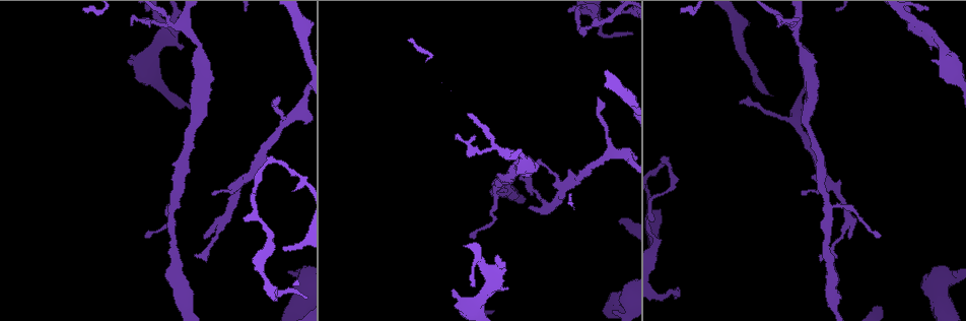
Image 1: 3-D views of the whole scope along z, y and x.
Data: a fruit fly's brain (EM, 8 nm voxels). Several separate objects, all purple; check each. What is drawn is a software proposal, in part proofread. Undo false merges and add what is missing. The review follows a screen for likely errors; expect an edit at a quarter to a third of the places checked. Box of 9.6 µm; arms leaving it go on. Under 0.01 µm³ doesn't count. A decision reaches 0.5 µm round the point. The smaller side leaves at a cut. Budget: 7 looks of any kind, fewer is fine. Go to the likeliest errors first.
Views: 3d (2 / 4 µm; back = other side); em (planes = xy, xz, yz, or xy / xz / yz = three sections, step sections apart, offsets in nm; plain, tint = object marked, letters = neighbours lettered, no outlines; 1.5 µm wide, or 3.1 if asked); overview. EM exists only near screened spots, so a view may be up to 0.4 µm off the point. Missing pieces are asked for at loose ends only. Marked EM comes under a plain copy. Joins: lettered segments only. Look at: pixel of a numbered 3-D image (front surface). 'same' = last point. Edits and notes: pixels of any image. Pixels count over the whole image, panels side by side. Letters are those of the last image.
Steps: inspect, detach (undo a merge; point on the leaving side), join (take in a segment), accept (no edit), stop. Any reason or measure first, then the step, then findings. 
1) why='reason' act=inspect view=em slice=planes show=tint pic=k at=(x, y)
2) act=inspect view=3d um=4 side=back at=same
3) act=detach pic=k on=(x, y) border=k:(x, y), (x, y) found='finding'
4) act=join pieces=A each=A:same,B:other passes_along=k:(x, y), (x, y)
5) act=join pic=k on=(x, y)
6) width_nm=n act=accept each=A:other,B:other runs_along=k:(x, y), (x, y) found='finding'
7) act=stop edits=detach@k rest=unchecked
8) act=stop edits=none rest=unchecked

why='sharp bend' act=inspect view=em slice=xz step=4 show=tint pic=1 at=(597, 22)

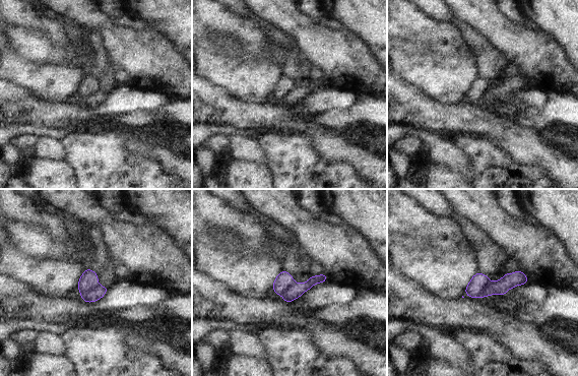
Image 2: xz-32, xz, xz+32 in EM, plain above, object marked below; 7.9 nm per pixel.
why='what lies round it' act=inspect view=em slice=xz step=4 show=letters at=same

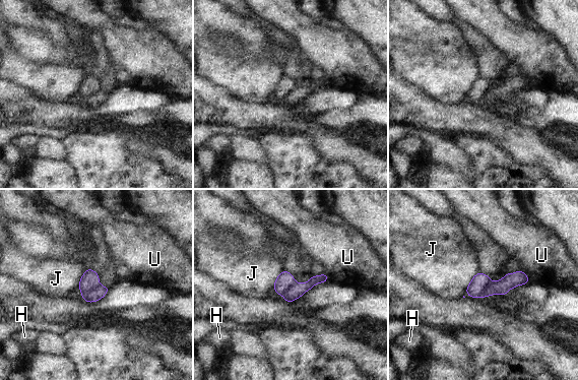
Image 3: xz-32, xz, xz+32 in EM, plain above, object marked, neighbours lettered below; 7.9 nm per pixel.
act=detach pic=3 on=(89, 279) each=H:other,J:other,U:other border=3:(99, 283), (94, 288), (82, 293) found='two neurons meet here'

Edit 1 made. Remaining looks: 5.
why='free end' act=inspect view=em slice=planes show=letters pic=1 at=(781, 24)

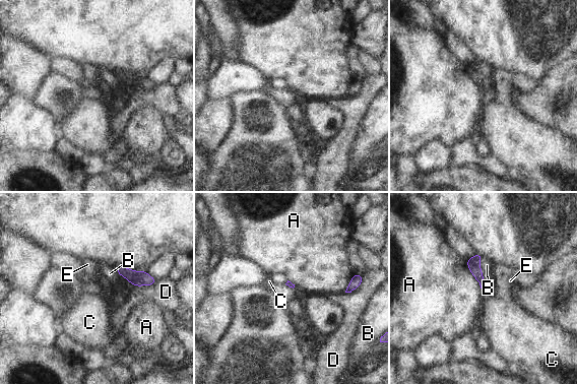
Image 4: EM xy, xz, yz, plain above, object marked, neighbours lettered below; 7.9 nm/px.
longest_contact=A:300nm act=accept each=A:other,B:other,C:other,D:other,E:other border=4:(465, 260), (468, 270), (483, 292) found='none of them fits'

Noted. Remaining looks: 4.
why='free end' act=inspect view=3d um=4 pic=1 at=(146, 236)

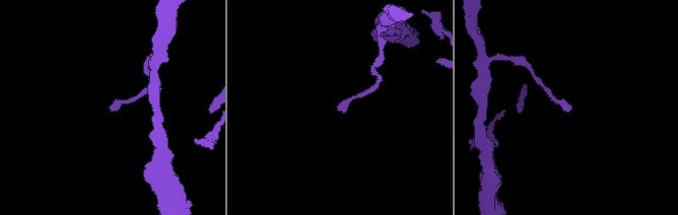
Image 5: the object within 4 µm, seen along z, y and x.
act=inspect view=em slice=xz step=8 show=tint pic=5 at=(338, 110)

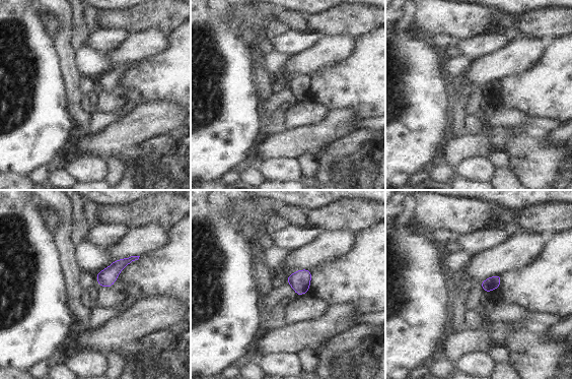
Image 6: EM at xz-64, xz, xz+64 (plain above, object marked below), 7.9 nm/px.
act=inspect view=em slice=xz step=8 show=letters at=same

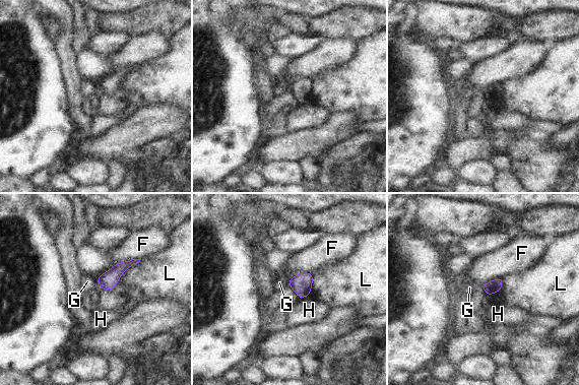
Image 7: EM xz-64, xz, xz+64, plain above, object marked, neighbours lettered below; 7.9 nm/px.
act=accept each=F:other,G:other,H:other,L:other border=7:(312, 272), (299, 272), (287, 281) found='none of them fits'

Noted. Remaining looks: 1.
act=stop edits=detach@3 rest=unchecked

